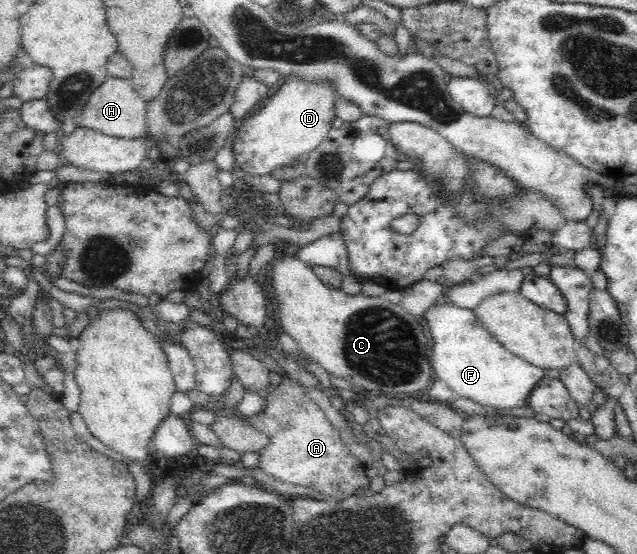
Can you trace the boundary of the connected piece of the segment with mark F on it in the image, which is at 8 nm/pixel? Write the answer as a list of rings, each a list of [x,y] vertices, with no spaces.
[[[449,300],[437,301],[421,318],[430,335],[430,365],[435,378],[449,385],[457,395],[497,408],[523,406],[531,389],[543,378],[543,368],[511,354],[477,320],[473,309],[457,306]]]

